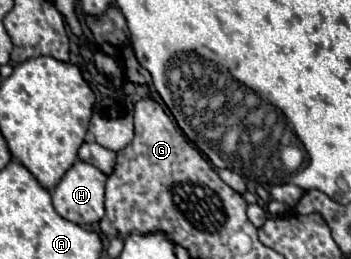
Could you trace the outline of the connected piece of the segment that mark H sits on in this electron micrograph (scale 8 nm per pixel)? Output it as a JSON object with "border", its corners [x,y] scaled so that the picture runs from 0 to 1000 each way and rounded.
{"border":[[[219,618],[191,664],[185,680],[174,687],[174,703],[151,726],[151,795],[157,811],[197,857],[214,857],[214,865],[231,865],[231,873],[254,873],[265,857],[282,857],[299,826],[299,803],[293,803],[293,780],[299,780],[299,703],[305,703],[305,680],[236,625],[236,618]]]}

